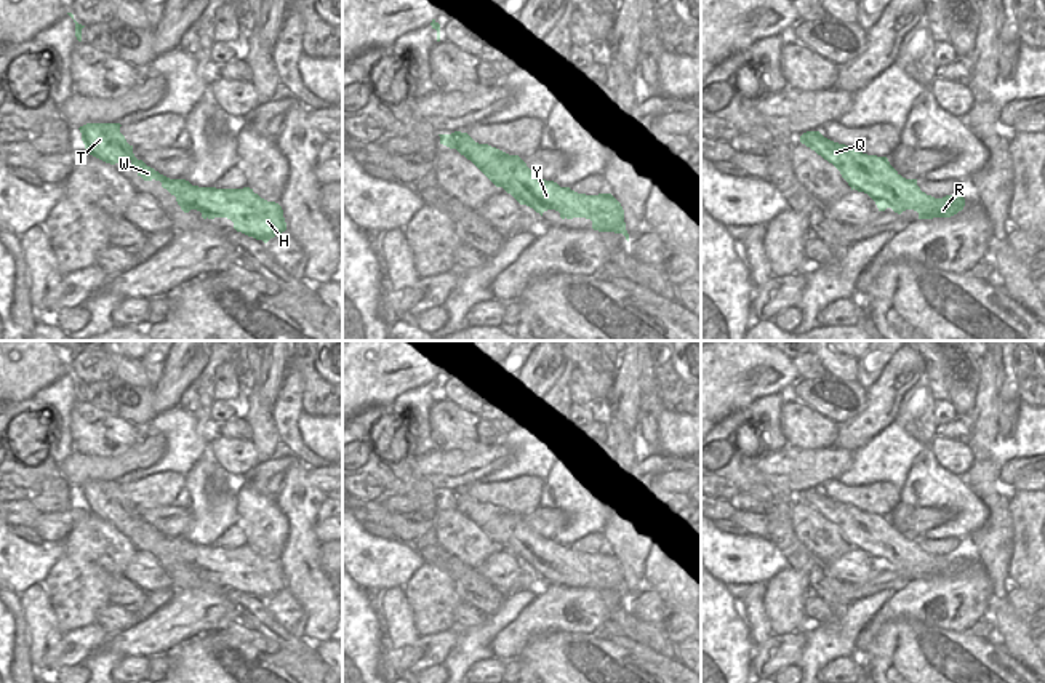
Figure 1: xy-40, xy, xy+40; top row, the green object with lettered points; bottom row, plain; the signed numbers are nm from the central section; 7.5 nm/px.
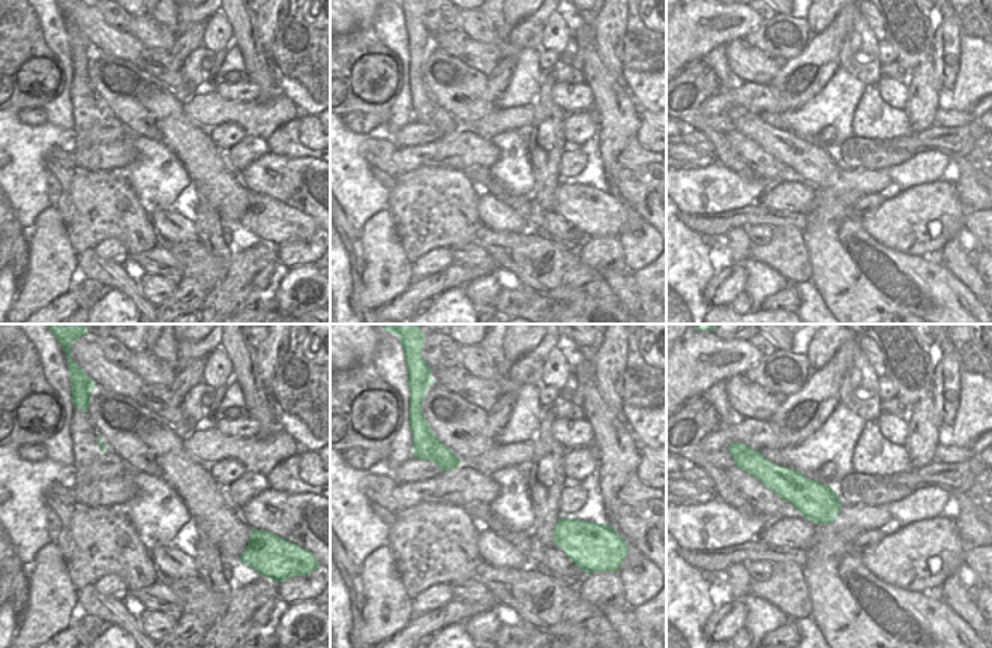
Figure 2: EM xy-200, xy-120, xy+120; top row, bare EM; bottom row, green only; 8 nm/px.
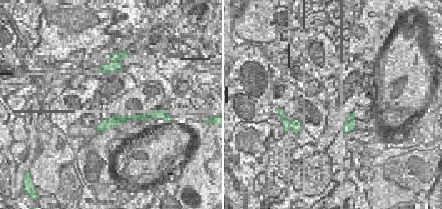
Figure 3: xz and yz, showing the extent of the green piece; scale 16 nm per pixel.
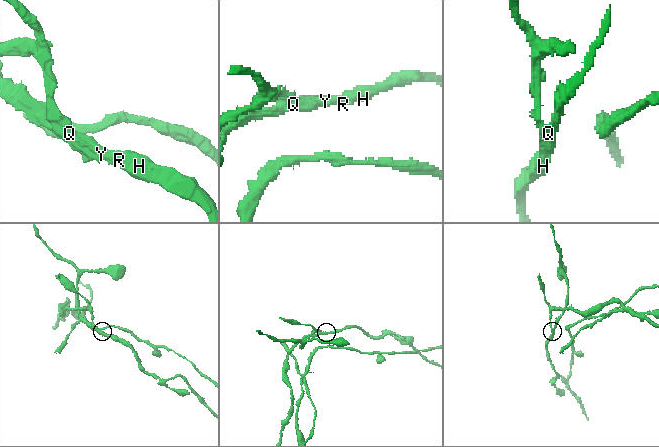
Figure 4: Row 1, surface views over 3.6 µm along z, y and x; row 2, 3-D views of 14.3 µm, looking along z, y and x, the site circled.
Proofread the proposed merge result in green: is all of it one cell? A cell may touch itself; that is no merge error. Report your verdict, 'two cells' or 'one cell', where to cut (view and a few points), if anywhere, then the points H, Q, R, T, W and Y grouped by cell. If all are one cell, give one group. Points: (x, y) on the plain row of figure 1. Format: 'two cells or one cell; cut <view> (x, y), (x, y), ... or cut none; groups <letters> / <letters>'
two cells; cut xy (463, 491), (456, 496), (455, 506); groups H Q R W Y / T

